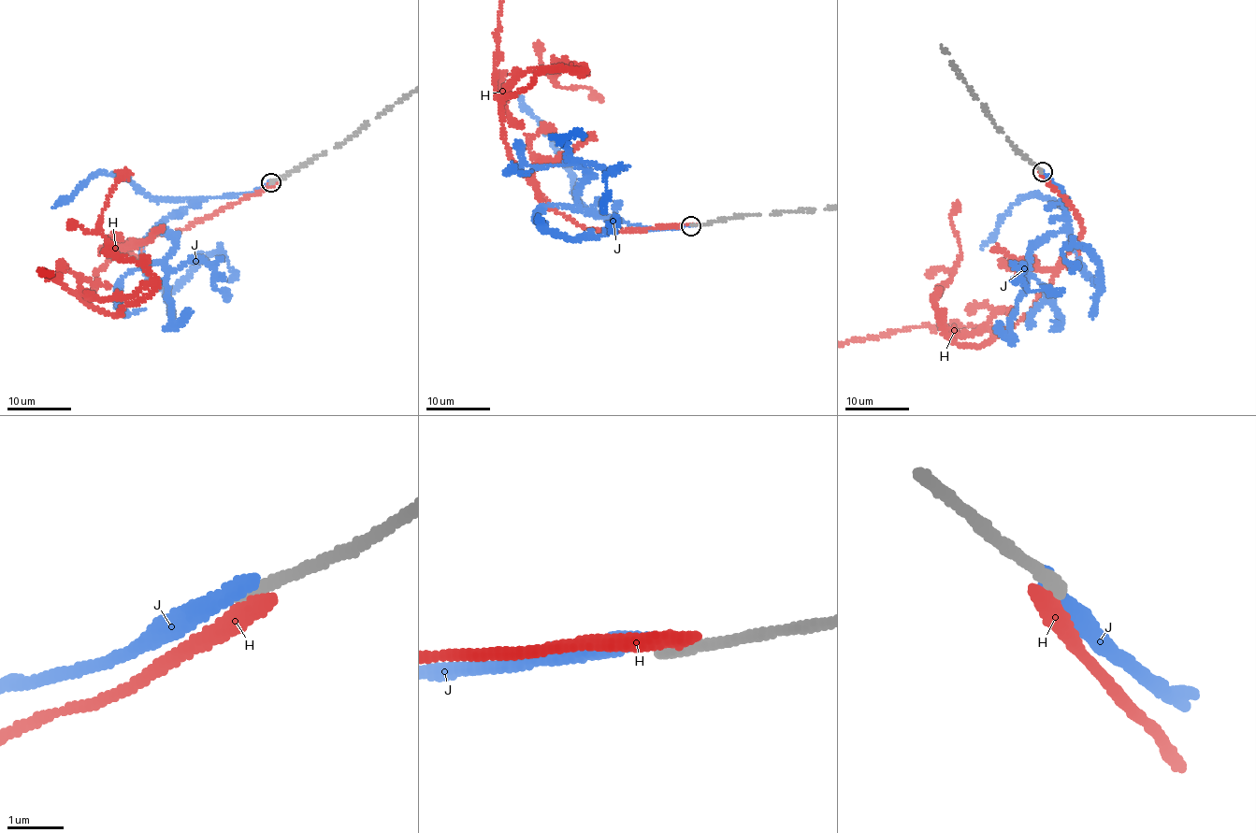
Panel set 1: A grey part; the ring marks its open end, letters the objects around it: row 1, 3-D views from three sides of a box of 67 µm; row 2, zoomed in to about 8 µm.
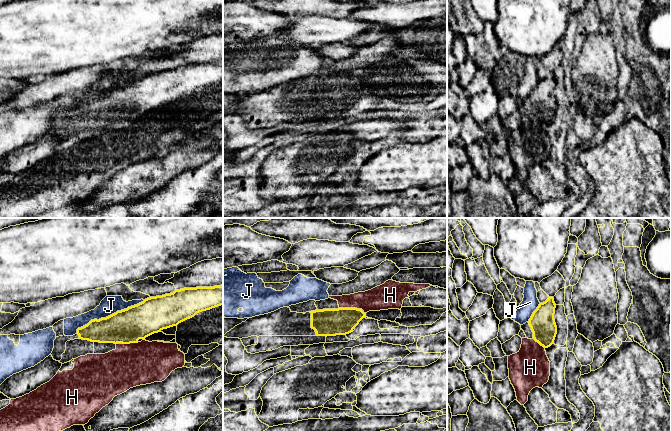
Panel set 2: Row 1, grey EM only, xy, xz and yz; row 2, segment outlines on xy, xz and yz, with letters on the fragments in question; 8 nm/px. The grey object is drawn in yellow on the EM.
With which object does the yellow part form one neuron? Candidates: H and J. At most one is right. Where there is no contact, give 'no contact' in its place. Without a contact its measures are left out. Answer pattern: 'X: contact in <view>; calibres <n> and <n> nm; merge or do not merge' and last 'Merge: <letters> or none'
H: contact in xz; calibres 220 and 190 nm; do not merge
J: contact in xy; calibres 280 and 150 nm; do not merge
Merge: none

